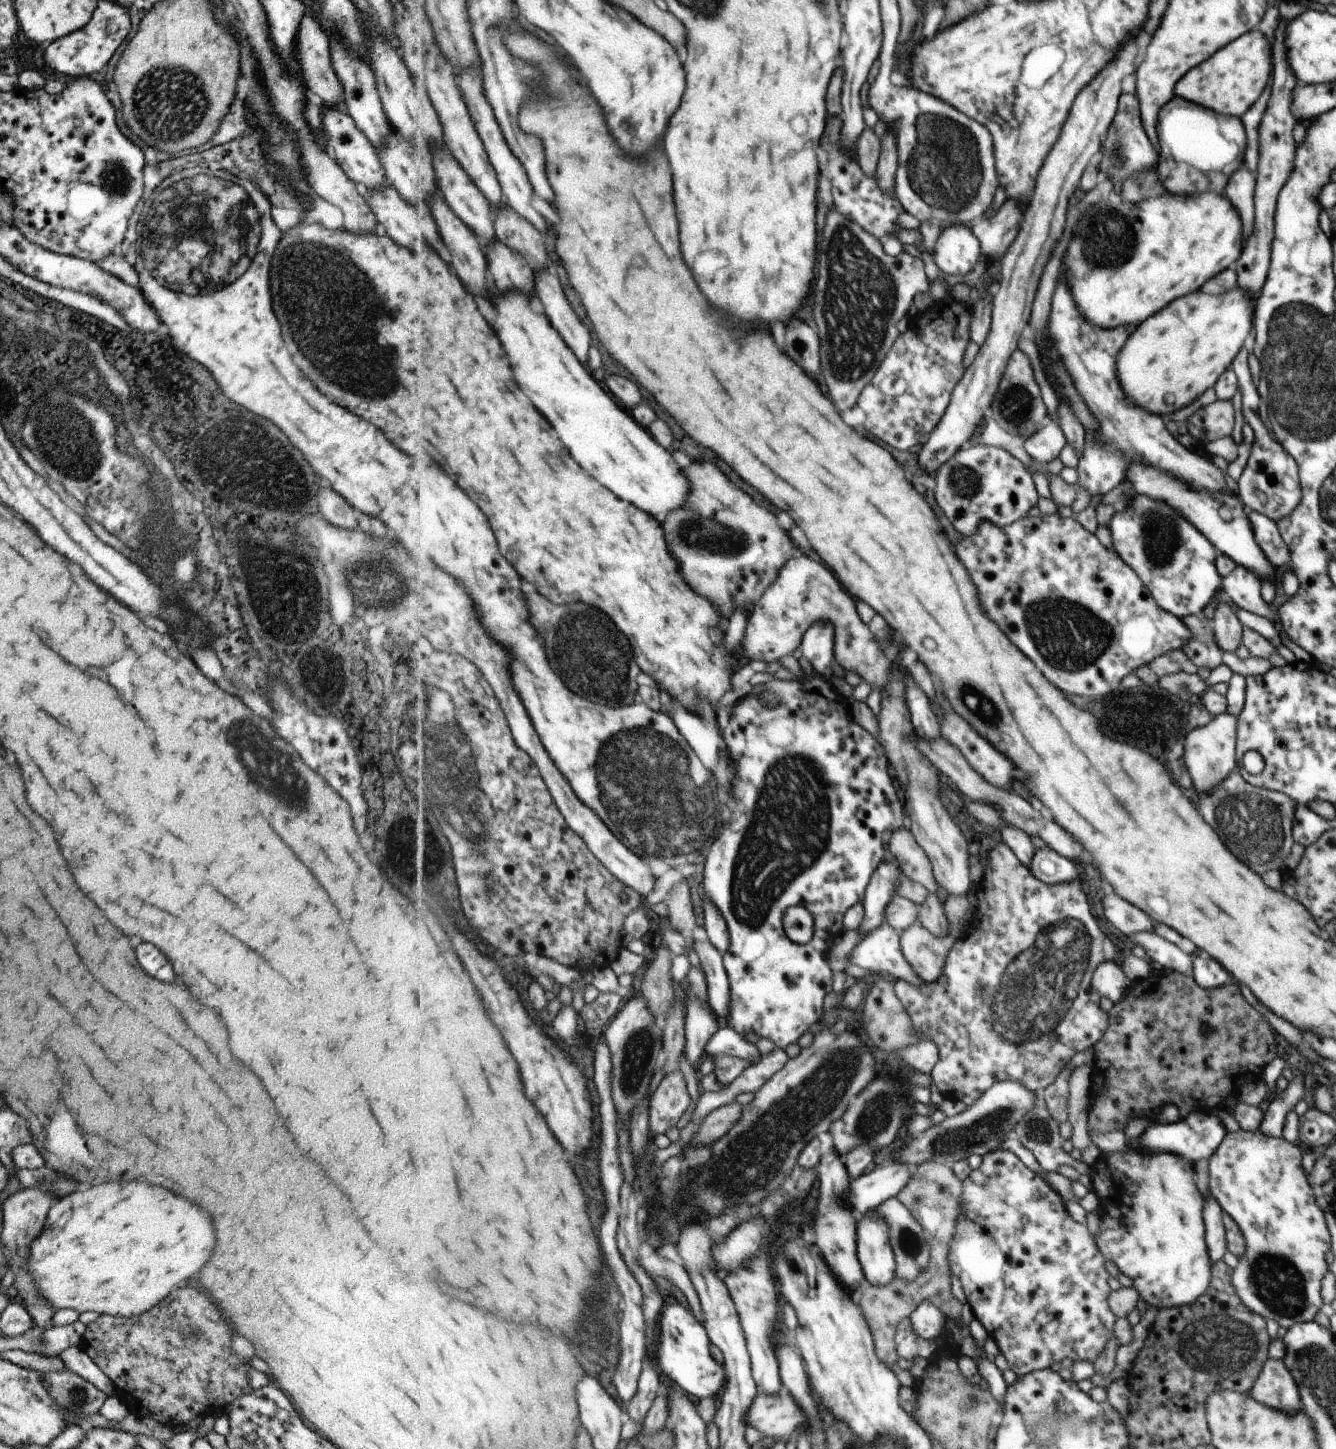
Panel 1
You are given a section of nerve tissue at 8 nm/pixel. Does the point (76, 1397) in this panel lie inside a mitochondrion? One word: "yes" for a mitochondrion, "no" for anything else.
yes

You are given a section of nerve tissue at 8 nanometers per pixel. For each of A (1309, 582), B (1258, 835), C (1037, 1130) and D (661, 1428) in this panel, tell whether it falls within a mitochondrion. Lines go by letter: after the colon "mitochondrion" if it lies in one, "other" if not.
A: other
B: mitochondrion
C: mitochondrion
D: other

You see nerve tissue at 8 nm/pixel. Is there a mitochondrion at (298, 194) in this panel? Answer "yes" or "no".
no

